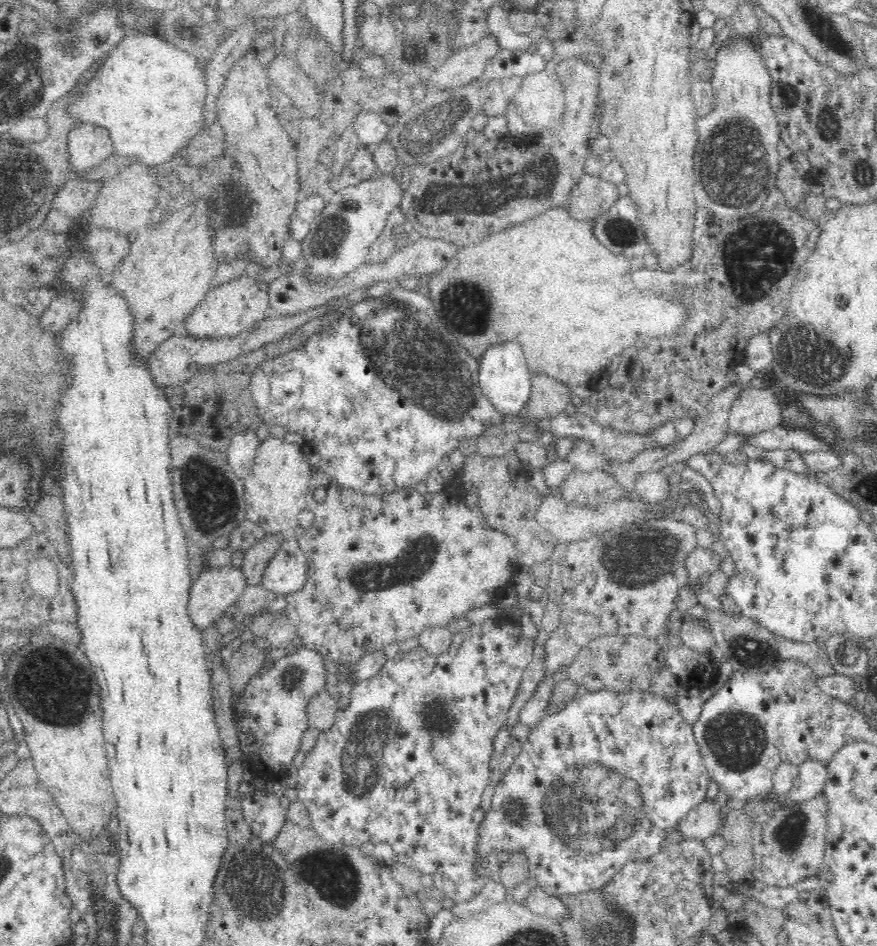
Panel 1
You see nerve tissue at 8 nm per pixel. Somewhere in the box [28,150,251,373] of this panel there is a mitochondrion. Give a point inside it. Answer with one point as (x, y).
(230, 211)

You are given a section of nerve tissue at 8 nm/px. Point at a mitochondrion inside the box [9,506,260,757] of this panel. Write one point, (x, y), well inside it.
(55, 686)

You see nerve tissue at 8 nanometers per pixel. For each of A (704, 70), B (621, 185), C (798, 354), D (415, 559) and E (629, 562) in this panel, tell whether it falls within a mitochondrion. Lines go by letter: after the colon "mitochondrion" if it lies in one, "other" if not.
A: other
B: other
C: mitochondrion
D: mitochondrion
E: mitochondrion

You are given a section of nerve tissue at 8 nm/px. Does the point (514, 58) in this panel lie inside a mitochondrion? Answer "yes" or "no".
no

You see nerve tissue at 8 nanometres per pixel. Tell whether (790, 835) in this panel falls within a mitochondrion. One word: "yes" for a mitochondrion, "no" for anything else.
yes

